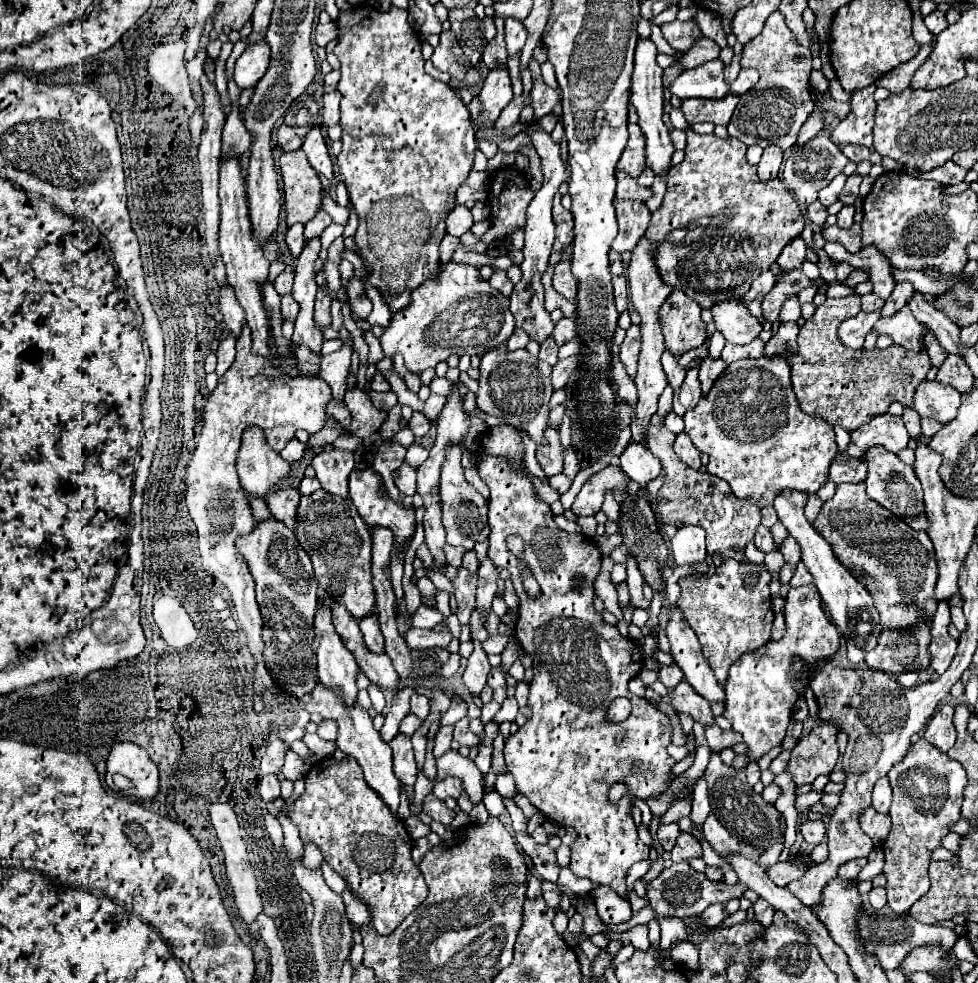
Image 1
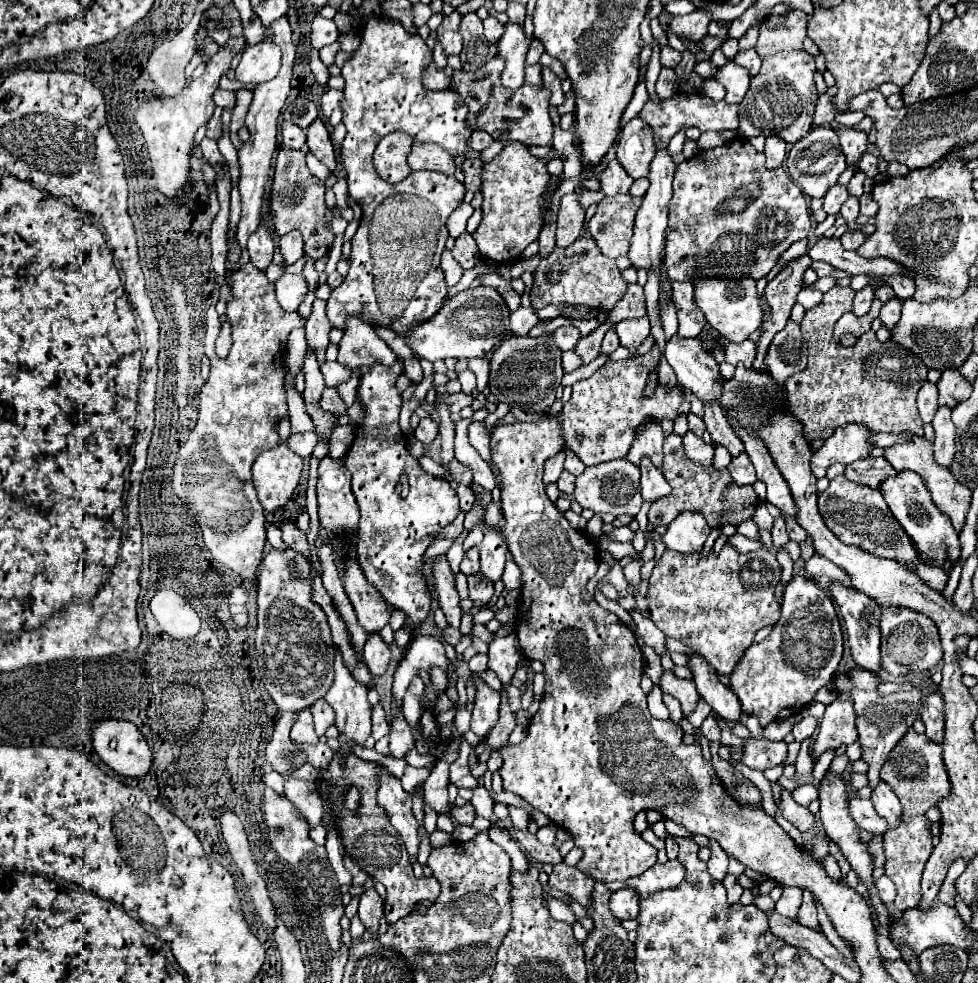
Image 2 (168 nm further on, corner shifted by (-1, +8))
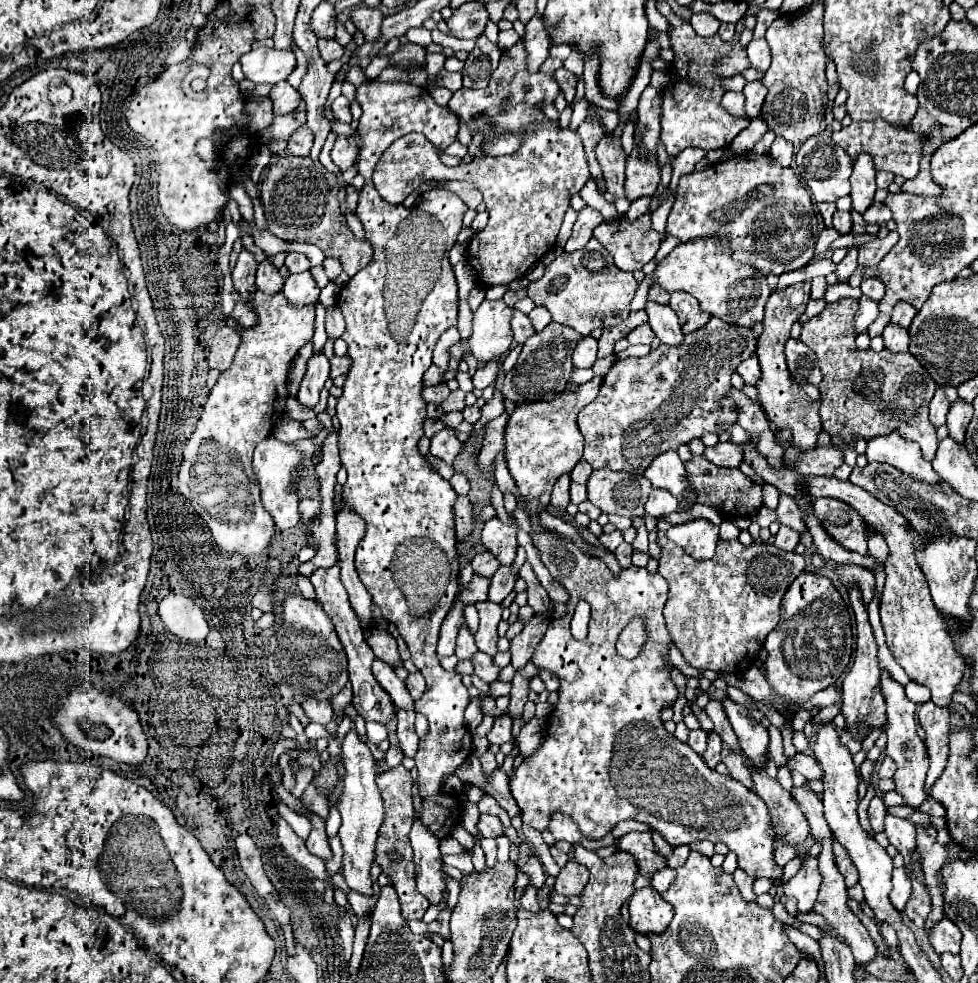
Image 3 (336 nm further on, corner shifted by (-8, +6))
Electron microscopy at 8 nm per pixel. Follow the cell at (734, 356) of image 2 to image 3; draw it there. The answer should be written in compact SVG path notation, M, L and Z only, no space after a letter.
M751 356L749 360L741 362L739 368L737 368L737 372L745 380L745 384L757 386L757 382L759 382L759 362L757 362L757 356Z

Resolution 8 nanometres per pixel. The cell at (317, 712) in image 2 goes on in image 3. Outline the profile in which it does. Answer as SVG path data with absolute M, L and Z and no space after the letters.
M307 698L307 702L301 702L301 708L311 722L319 722L323 726L331 722L331 716L333 716L331 702L319 702L315 698Z

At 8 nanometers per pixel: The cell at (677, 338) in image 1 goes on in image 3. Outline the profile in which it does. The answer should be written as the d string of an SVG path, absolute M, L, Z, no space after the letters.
M673 292L669 306L679 316L679 324L681 324L683 334L703 328L711 318L707 312L701 310L697 298L693 298L691 294L685 294L685 292Z

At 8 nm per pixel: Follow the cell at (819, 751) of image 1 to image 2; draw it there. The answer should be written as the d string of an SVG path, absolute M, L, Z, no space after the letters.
M838 696L826 706L824 718L818 724L818 736L812 744L812 760L818 760L828 750L856 742L858 732L854 726L854 716L856 714L848 696Z

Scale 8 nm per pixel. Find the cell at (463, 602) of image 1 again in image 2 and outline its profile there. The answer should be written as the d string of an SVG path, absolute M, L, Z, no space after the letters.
M478 572L478 574L468 576L468 590L470 590L470 600L486 604L486 602L490 602L490 598L494 594L494 584Z

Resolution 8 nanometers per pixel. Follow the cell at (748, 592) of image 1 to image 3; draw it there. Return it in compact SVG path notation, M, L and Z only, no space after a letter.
M659 538L657 544L661 546L659 574L669 582L669 600L663 614L671 638L675 640L675 646L683 654L685 662L697 670L727 672L735 676L745 674L755 664L767 634L779 622L781 598L791 582L803 572L803 556L779 550L775 544L753 542L751 546L743 546L739 540L719 540L717 552L711 560L693 560L669 538Z

